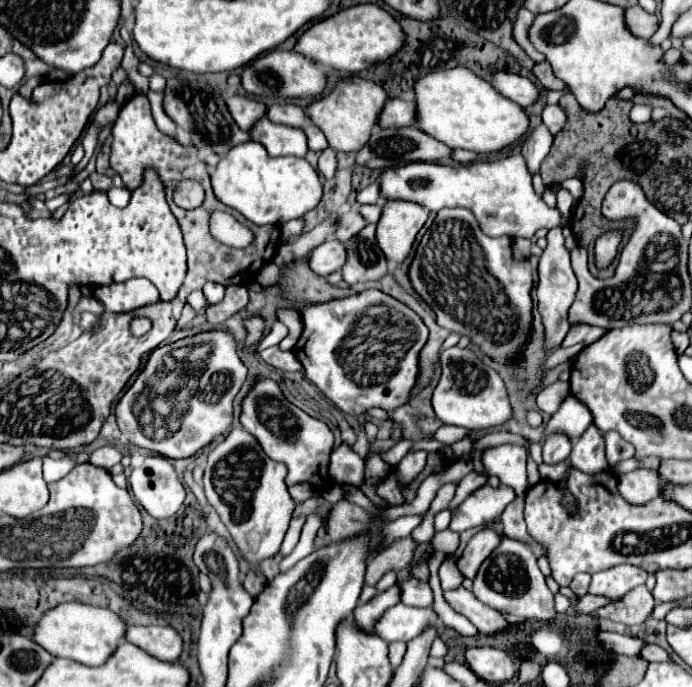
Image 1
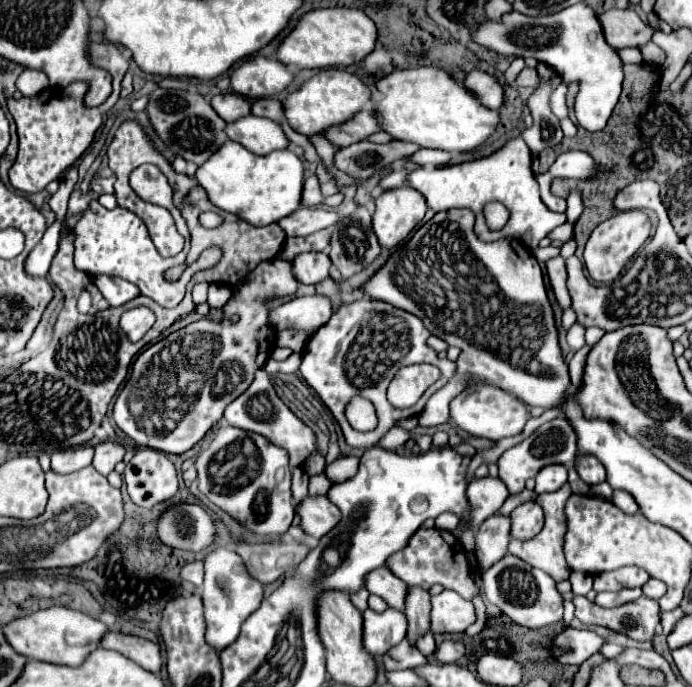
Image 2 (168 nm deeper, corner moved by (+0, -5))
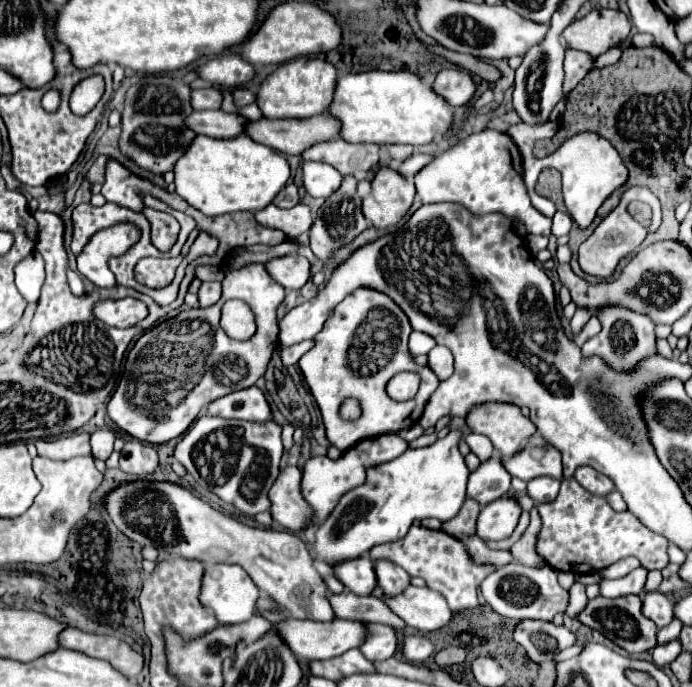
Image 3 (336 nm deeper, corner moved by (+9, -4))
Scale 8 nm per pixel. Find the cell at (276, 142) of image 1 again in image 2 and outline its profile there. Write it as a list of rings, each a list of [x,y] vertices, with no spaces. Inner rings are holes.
[[[254,115],[244,117],[238,123],[228,123],[226,133],[232,141],[244,145],[256,155],[268,155],[272,151],[286,149],[290,143],[278,123]]]

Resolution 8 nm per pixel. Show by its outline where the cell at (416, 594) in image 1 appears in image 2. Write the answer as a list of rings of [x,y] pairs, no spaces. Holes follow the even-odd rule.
[[[380,567],[374,573],[370,573],[370,577],[366,577],[366,589],[382,597],[392,609],[404,611],[408,585],[402,579],[398,579],[388,567]]]

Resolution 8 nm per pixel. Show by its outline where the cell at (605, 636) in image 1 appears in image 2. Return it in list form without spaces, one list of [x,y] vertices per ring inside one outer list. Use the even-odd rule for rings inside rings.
[[[568,627],[564,633],[560,633],[554,641],[552,641],[552,653],[560,663],[568,663],[568,665],[580,665],[584,663],[588,657],[600,653],[602,645],[604,645],[604,637],[596,635],[594,631],[588,629],[574,629]]]

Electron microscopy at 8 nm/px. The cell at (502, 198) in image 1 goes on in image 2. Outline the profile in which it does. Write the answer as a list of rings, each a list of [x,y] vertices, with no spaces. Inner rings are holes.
[[[516,137],[516,139],[508,141],[502,147],[502,151],[496,151],[484,159],[476,159],[476,161],[460,163],[460,165],[448,165],[448,167],[418,167],[418,169],[410,171],[408,187],[422,193],[428,207],[434,209],[436,213],[454,209],[454,207],[472,209],[476,215],[476,235],[482,241],[514,237],[514,239],[526,241],[528,249],[536,249],[538,241],[544,239],[546,233],[550,233],[554,227],[558,227],[566,221],[566,215],[554,213],[554,211],[546,209],[546,205],[542,205],[539,185],[534,179],[530,163],[532,163],[532,155],[530,155],[528,145],[520,137]],[[490,201],[500,201],[510,211],[506,229],[490,231],[486,227],[482,209]]]

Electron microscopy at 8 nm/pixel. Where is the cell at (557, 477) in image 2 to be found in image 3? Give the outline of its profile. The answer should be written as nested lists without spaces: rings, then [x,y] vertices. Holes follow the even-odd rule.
[[[541,476],[537,480],[531,480],[527,484],[527,494],[535,500],[535,504],[541,504],[541,502],[553,502],[559,494],[559,480],[553,480],[553,478],[547,478],[547,476]]]

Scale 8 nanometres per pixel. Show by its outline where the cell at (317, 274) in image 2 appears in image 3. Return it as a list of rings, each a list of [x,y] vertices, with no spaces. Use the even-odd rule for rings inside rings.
[[[297,254],[273,258],[265,264],[265,270],[285,290],[299,290],[309,280],[309,262]]]

